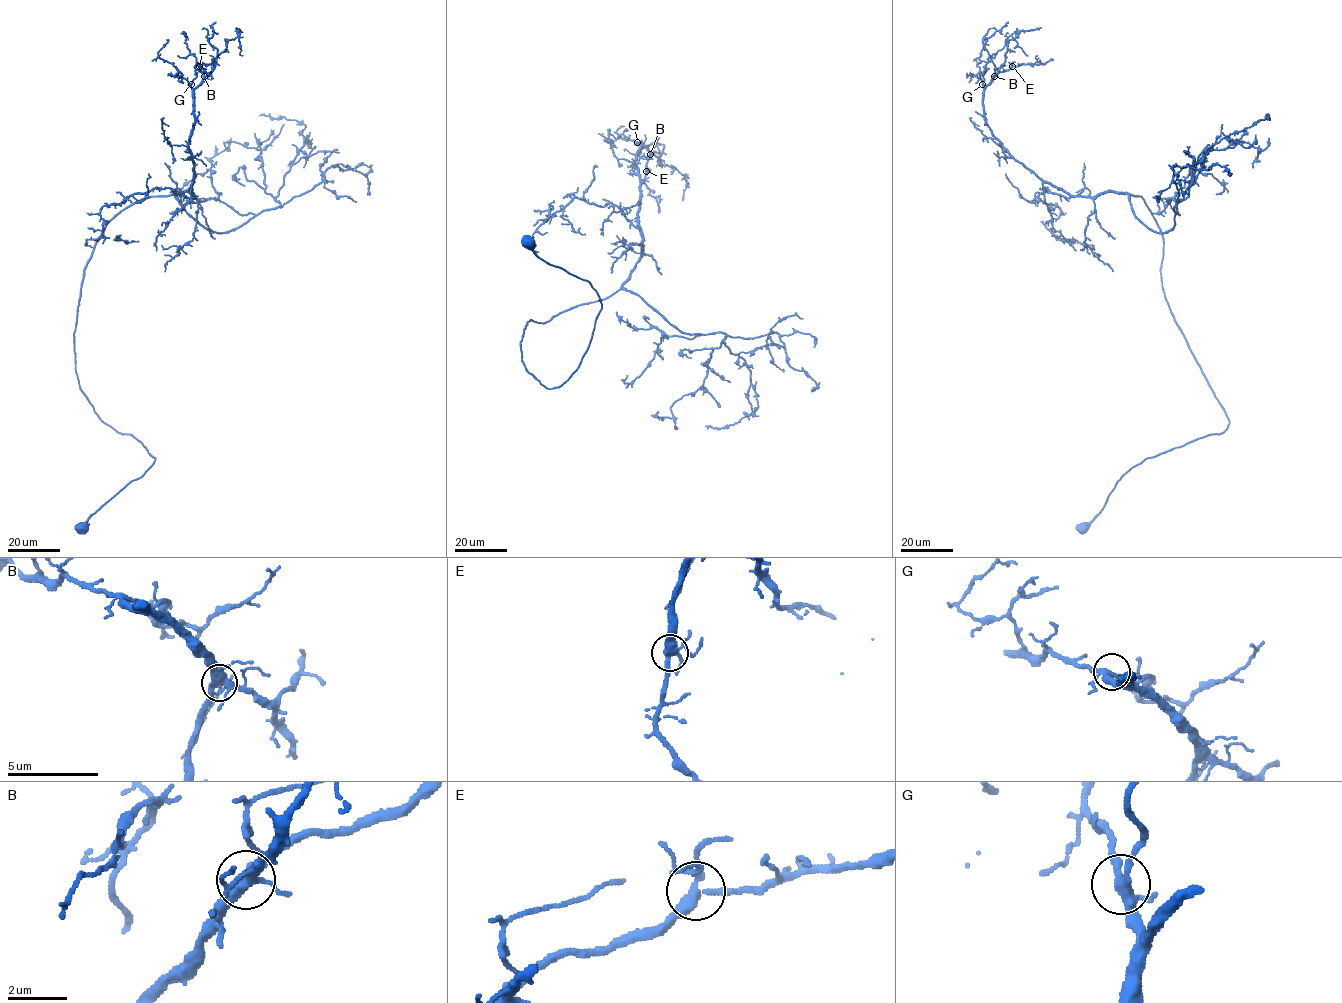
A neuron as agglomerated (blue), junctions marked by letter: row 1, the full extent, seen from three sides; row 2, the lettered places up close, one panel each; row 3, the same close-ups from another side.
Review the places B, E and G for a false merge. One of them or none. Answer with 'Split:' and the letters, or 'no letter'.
Split: no letter

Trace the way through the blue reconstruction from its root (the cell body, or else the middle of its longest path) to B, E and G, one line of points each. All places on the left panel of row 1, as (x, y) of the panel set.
B: (81, 528), (155, 459), (79, 386), (84, 267), (126, 208), (195, 196), (188, 138), (204, 76)
E: (81, 528), (155, 459), (79, 386), (84, 267), (126, 208), (195, 196), (199, 66)
G: (81, 528), (155, 459), (106, 424), (79, 386), (74, 333), (84, 267), (126, 208), (195, 196), (191, 84)

